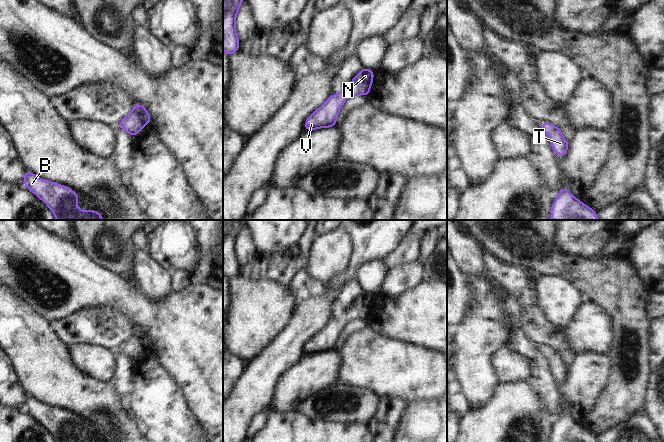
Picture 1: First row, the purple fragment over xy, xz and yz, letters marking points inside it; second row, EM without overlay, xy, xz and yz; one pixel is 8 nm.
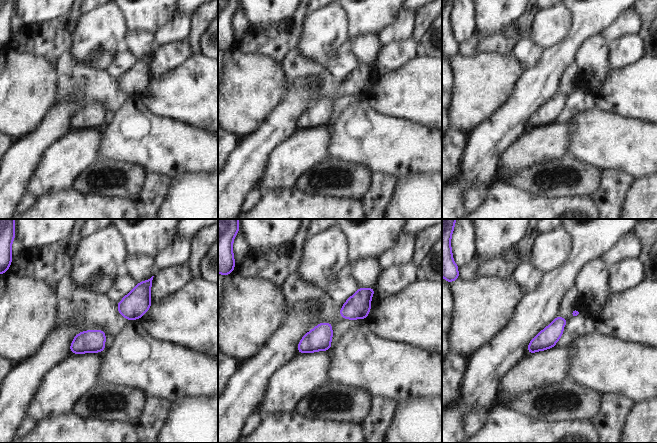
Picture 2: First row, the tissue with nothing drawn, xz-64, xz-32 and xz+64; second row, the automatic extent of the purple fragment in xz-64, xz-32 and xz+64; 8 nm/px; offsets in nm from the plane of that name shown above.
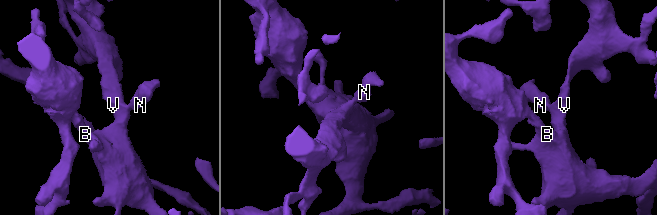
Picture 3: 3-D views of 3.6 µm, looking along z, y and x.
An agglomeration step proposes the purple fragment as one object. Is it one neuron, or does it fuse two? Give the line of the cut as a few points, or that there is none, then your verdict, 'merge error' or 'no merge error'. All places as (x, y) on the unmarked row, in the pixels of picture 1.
no cut | no merge error

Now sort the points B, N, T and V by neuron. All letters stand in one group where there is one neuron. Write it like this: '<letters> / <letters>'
B N T V

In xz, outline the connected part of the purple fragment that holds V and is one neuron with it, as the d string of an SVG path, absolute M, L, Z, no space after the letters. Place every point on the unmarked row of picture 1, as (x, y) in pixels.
M363 292L343 315L330 320L321 331L306 344L305 354L329 352L336 349L336 343L342 329L350 320L369 319L374 296Z

